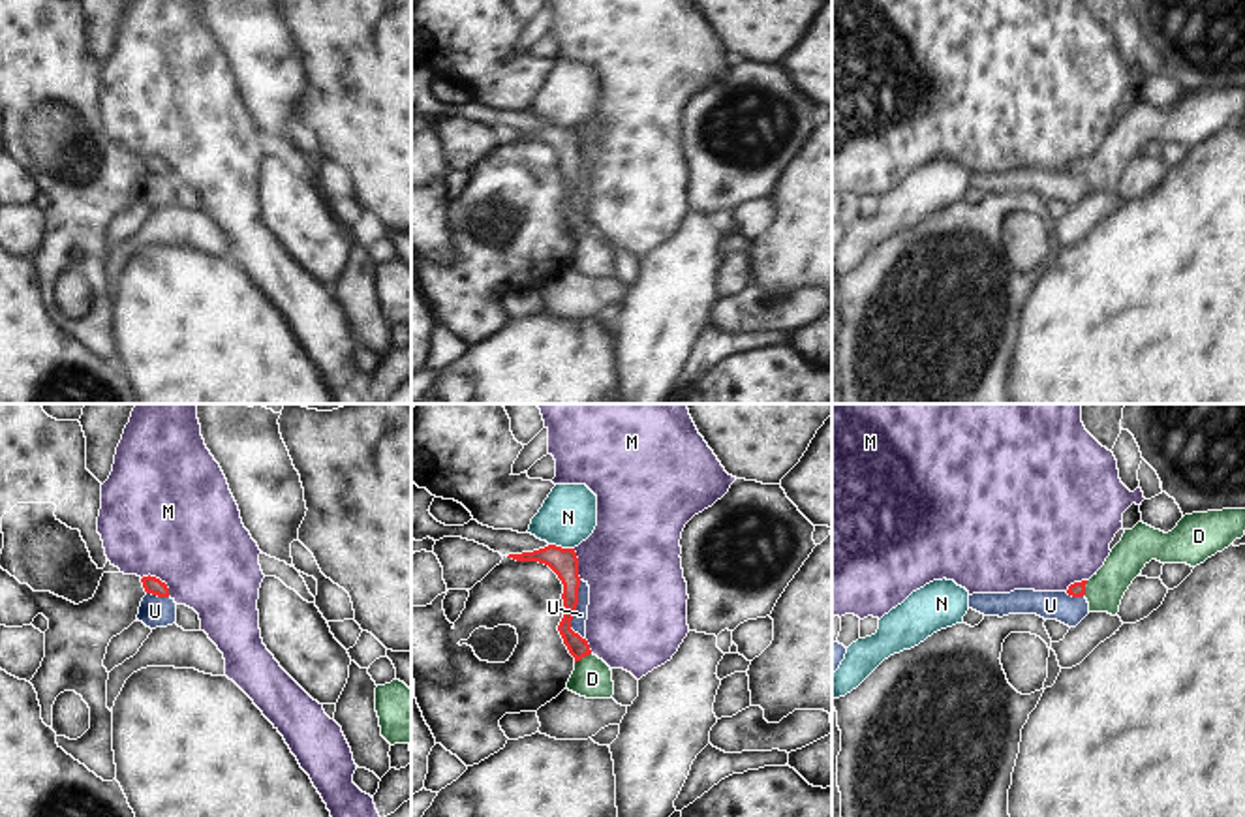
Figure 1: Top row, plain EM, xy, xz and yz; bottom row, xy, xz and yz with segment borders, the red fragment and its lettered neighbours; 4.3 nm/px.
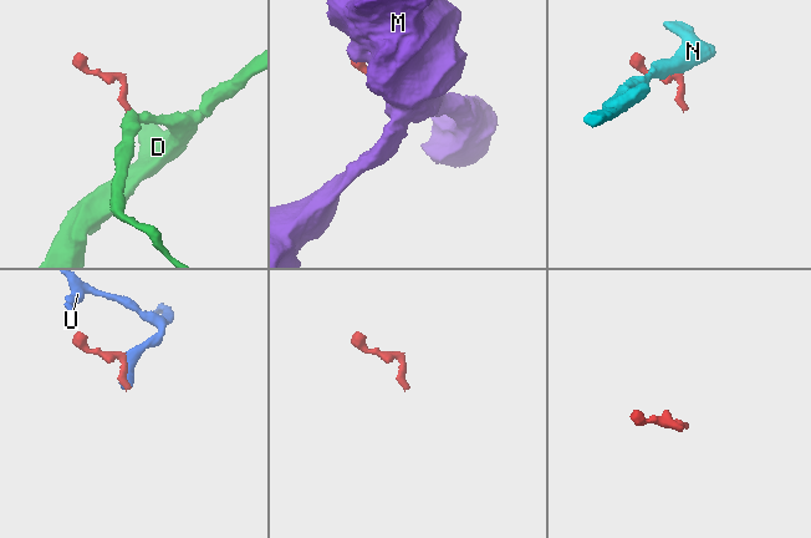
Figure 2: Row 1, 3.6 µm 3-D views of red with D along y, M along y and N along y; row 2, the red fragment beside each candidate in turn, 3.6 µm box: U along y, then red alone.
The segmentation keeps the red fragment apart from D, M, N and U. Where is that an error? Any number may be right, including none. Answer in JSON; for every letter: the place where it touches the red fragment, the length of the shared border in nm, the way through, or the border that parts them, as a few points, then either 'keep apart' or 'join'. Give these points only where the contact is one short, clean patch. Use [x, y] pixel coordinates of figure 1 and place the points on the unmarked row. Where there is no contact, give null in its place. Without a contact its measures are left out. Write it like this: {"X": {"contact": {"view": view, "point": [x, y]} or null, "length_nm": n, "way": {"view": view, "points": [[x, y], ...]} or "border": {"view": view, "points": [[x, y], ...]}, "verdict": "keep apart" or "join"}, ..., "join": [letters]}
{"D": {"contact": {"view": "xz", "point": [583, 235]}, "length_nm": 90, "way": {"view": "xz", "points": [[577, 226], [583, 235], [592, 258]]}, "verdict": "join"}, "M": {"contact": {"view": "xy", "point": [158, 158]}, "length_nm": 150, "verdict": "keep apart"}, "N": {"contact": {"view": "xz", "point": [560, 126]}, "length_nm": 110, "border": {"view": "xz", "points": [[549, 123], [573, 128]]}, "verdict": "keep apart"}, "U": {"contact": {"view": "xz", "point": [575, 188]}, "length_nm": 260, "border": {"view": "xz", "points": [[581, 160], [571, 207], [584, 218]]}, "verdict": "keep apart"}, "join": ["D"]}

